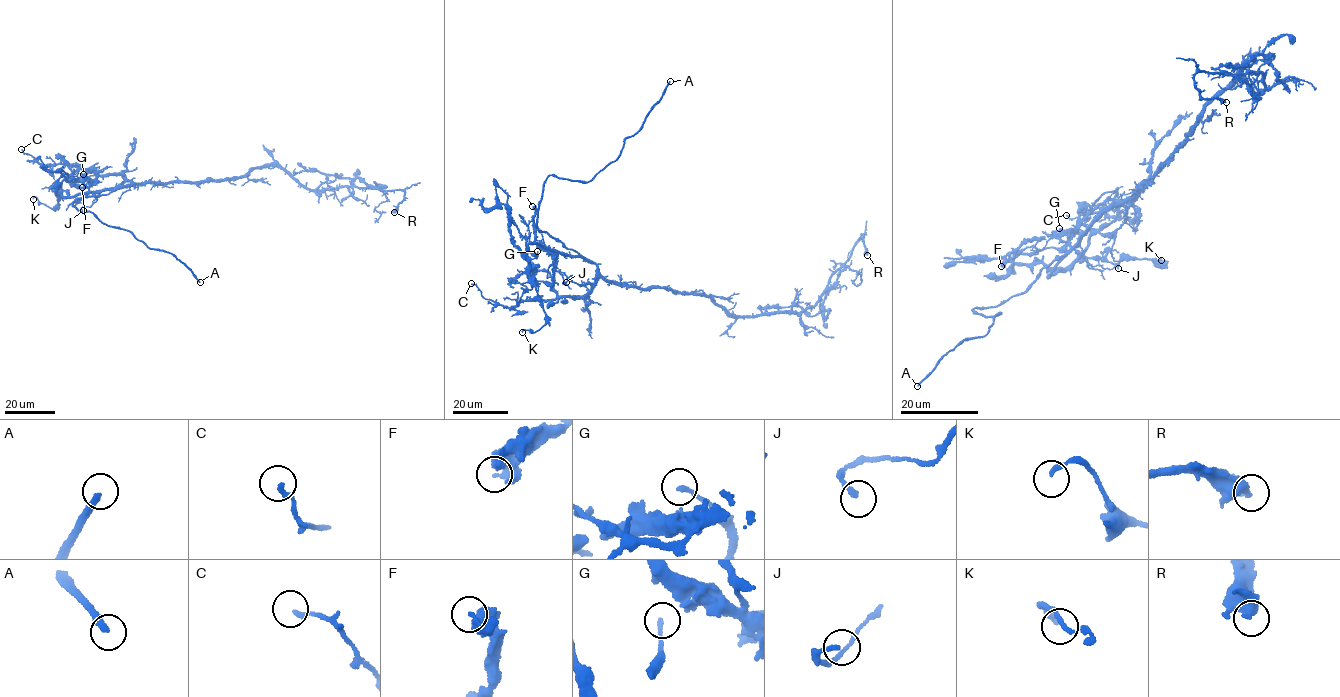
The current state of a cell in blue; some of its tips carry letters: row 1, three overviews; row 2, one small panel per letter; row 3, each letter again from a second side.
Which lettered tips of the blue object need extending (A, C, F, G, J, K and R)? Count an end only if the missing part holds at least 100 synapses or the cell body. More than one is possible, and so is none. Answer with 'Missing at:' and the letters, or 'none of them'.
Missing at: A

